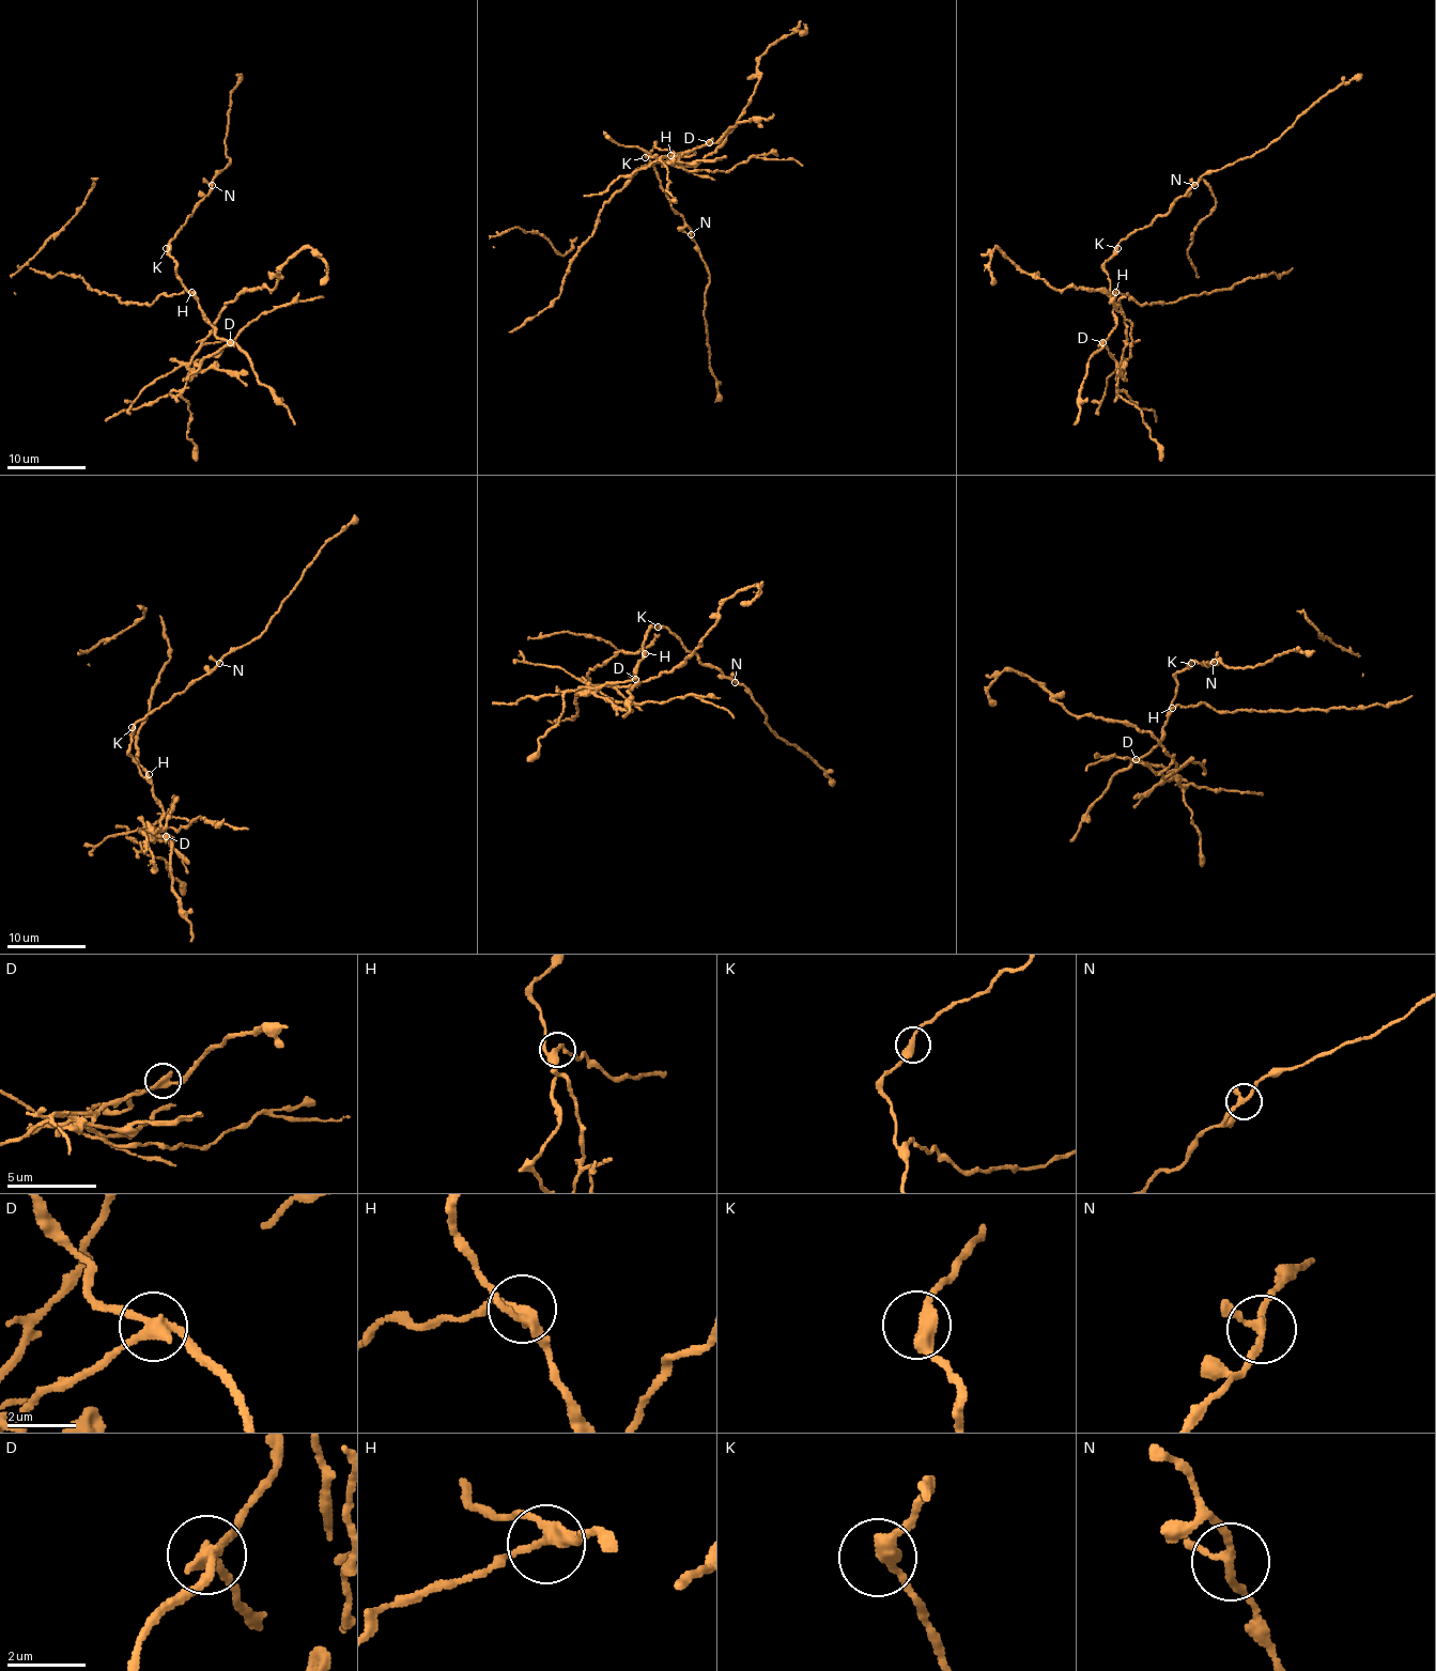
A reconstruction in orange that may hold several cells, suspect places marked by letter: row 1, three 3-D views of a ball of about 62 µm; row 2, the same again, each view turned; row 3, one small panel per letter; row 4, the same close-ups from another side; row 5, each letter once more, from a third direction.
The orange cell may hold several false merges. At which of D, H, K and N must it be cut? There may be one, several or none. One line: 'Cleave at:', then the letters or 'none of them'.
Cleave at: D

